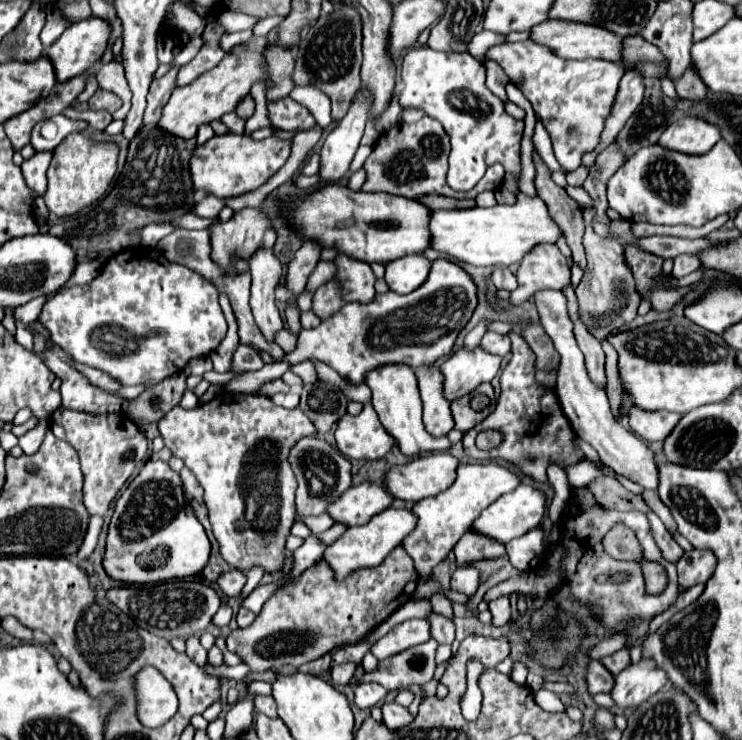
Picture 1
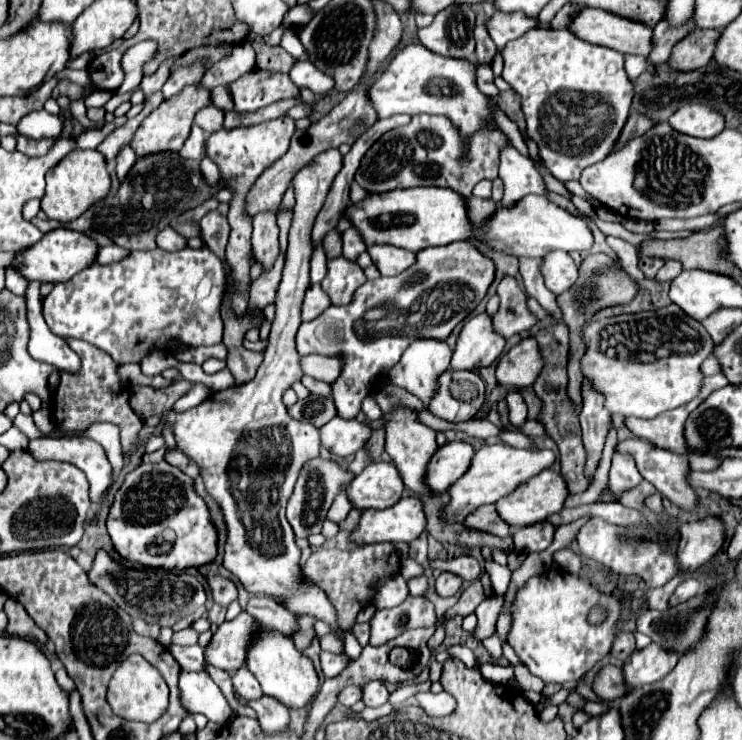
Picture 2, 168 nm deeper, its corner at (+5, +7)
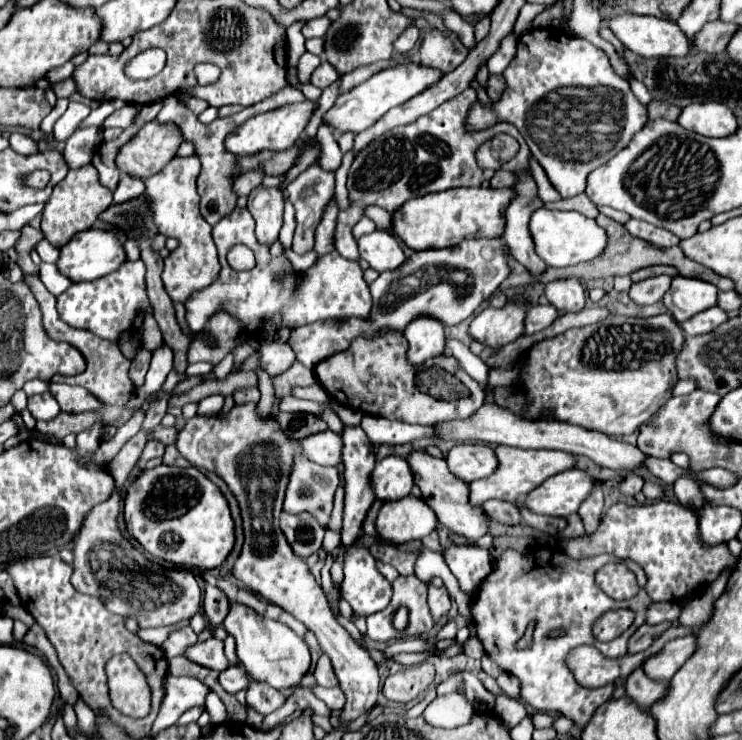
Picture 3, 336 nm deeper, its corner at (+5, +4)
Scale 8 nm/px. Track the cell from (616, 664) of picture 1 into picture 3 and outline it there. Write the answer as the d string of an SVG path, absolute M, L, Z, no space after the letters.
M644 623L632 637L628 643L628 653L640 653L644 649L648 649L654 641L654 637L662 635L666 629L670 627L670 623L660 623L660 625L648 625Z

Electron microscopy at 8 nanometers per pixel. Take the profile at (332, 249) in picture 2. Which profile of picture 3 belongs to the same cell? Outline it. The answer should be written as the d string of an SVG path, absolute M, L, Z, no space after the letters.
M466 89L458 97L436 107L432 113L418 117L414 123L384 133L384 137L372 141L354 157L346 185L350 205L348 209L340 211L338 229L336 229L336 251L342 257L354 261L358 261L360 257L356 249L356 239L352 237L352 227L356 225L356 221L362 219L364 207L378 205L388 213L396 213L396 209L400 209L408 199L422 197L434 191L454 189L454 187L480 187L482 181L492 179L494 171L480 169L474 155L482 143L490 141L498 133L508 133L520 143L520 151L512 161L506 163L506 171L530 175L530 165L528 165L530 149L514 125L498 123L486 131L478 131L478 133L466 131L466 117L474 101L476 101L476 91Z

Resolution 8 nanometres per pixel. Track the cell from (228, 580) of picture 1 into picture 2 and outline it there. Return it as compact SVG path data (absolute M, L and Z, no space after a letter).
M214 576L210 582L210 590L212 590L212 598L214 602L228 606L236 596L238 596L238 588L232 580L224 578L224 576Z

